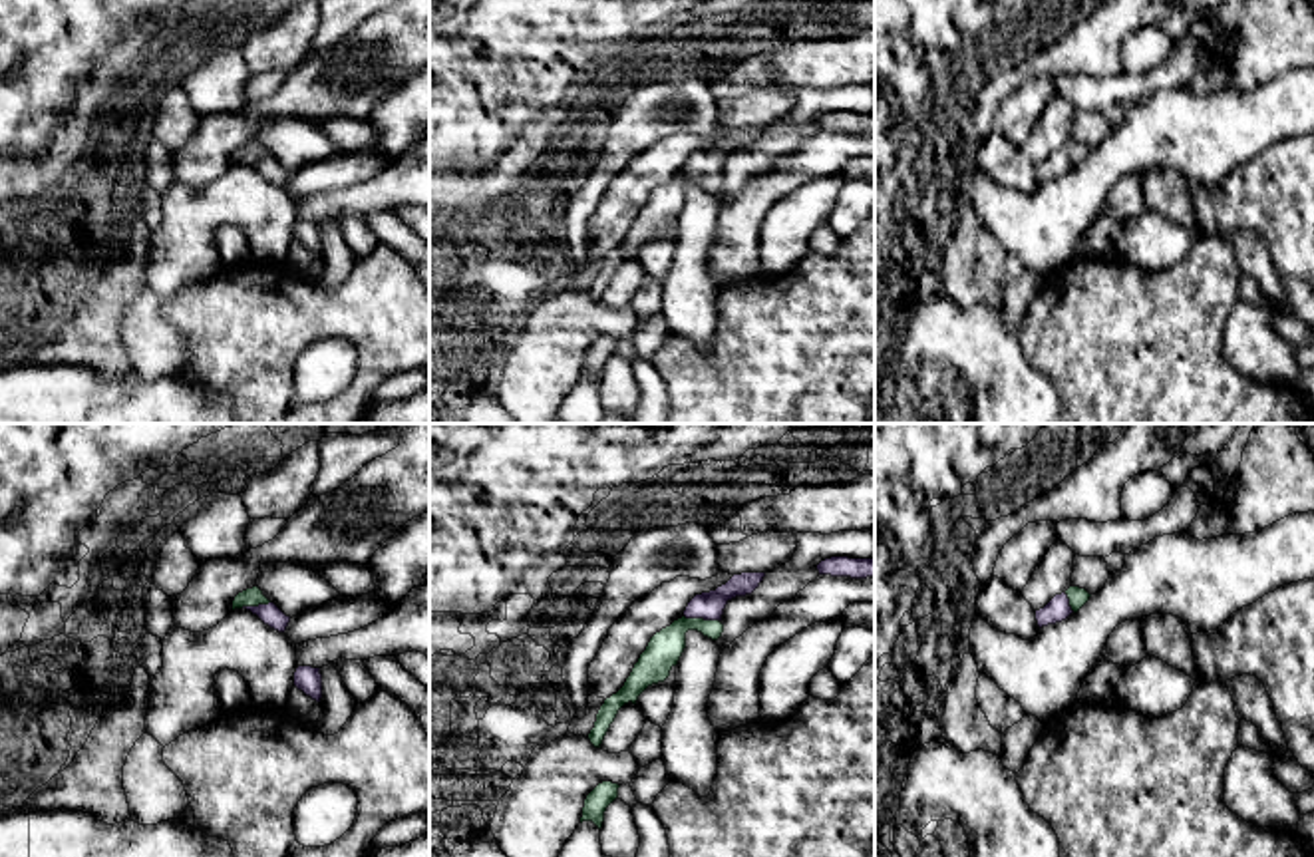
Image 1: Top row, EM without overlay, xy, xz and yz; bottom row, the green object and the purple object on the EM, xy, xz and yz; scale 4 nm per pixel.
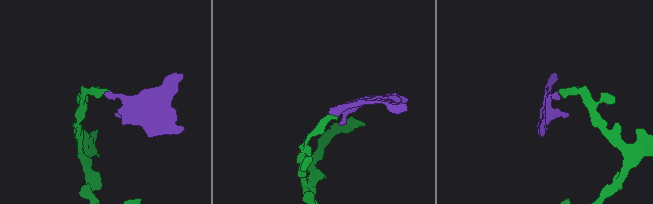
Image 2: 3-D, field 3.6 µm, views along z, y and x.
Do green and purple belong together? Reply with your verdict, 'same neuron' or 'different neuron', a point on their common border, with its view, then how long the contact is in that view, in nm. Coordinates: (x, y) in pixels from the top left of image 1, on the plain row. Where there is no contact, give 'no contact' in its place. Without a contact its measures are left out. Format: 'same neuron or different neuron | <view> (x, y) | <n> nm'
same neuron | xz (702, 173) | 150 nm

